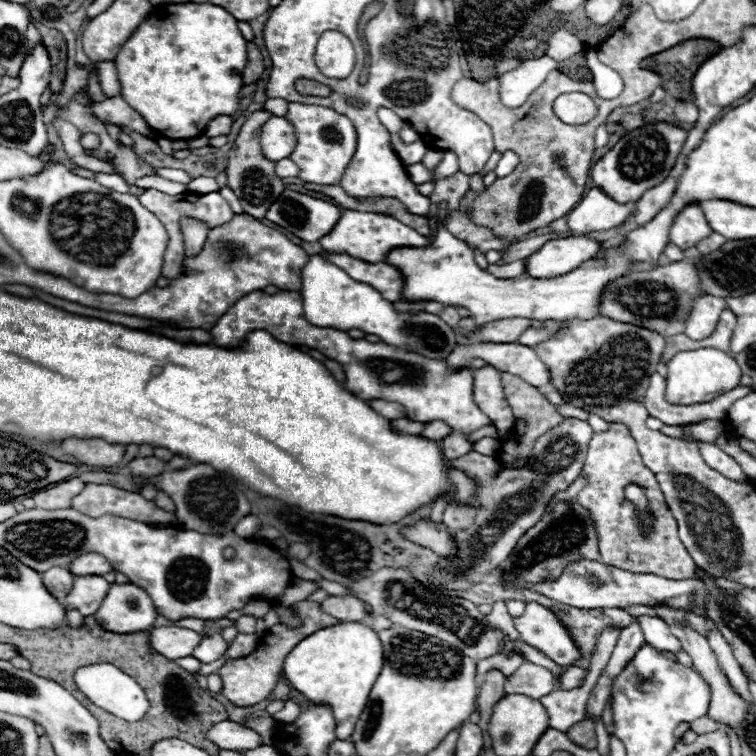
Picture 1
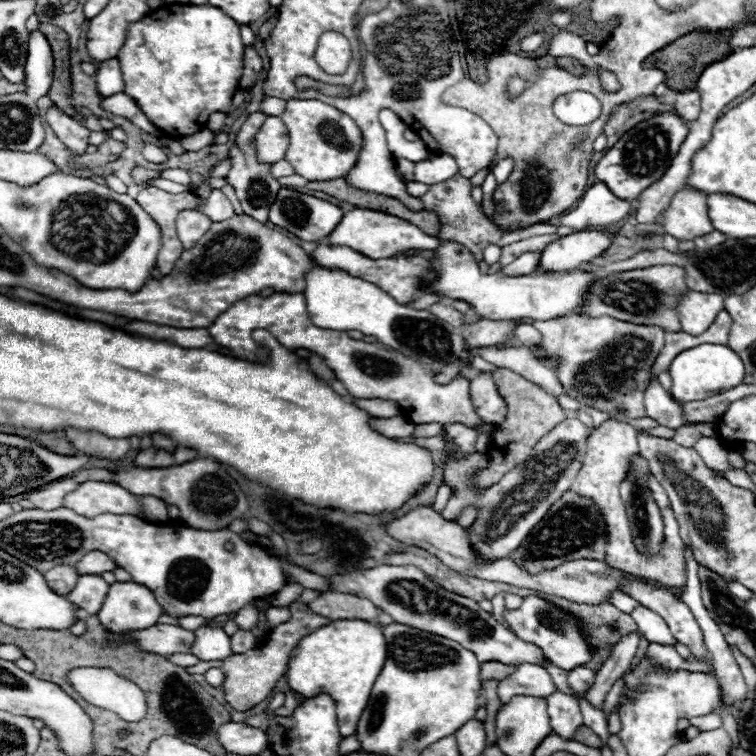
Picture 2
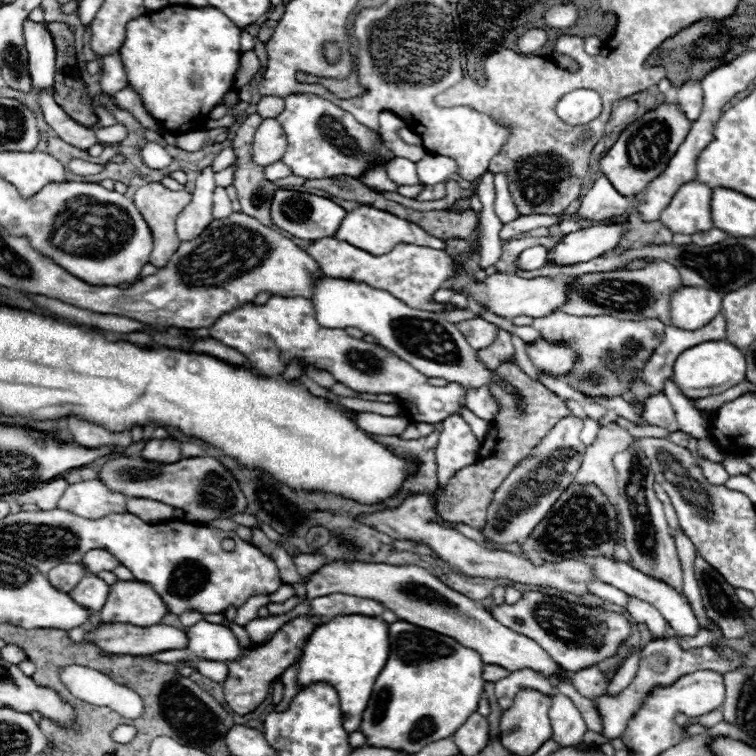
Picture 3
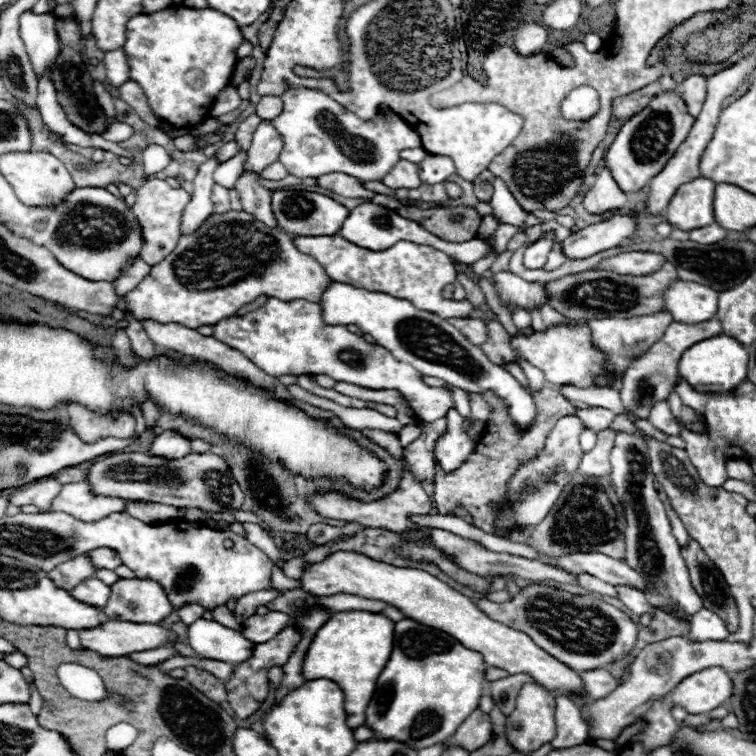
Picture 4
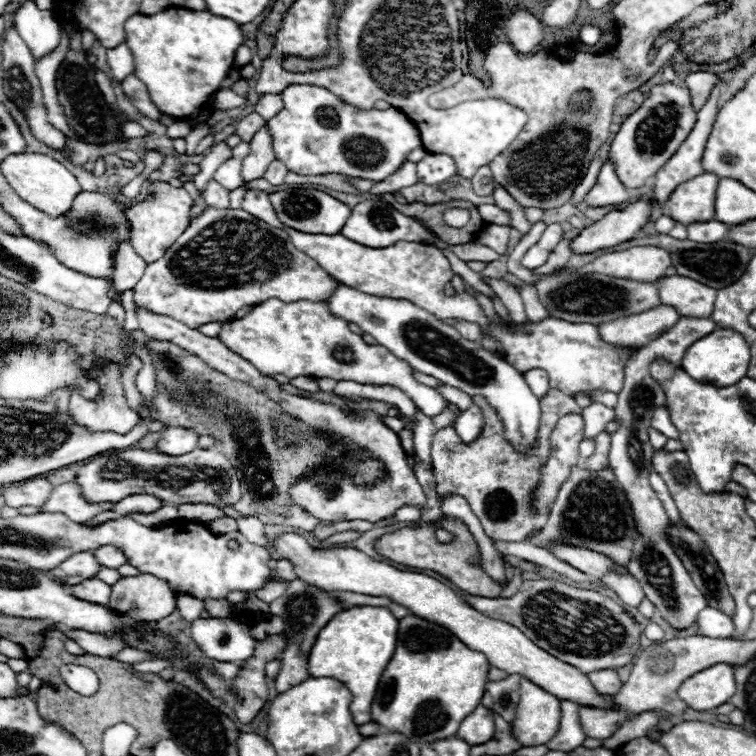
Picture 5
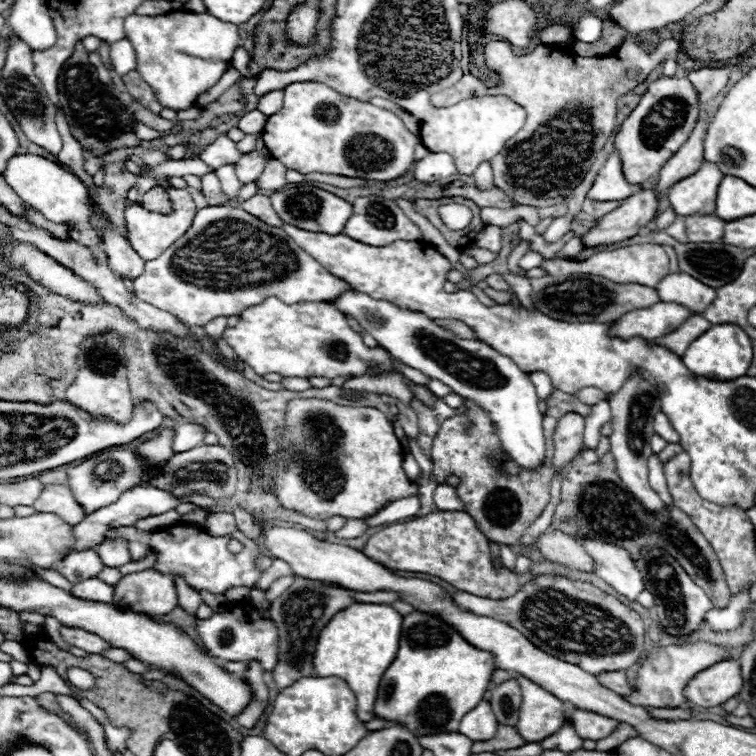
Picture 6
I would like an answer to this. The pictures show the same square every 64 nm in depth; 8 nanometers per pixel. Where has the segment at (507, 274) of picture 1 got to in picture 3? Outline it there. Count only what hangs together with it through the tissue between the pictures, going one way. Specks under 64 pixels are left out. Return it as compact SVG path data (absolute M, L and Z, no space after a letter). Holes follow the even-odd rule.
M532 246L532 248L526 248L522 254L520 254L520 268L522 270L538 270L542 266L546 266L546 260L548 260L548 248L544 246Z

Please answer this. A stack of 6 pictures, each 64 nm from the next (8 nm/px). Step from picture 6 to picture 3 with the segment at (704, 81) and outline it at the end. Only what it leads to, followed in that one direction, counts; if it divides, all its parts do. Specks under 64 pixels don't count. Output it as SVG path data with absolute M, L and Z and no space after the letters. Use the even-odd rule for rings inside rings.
M690 80L678 88L678 104L690 120L696 120L702 112L702 84Z

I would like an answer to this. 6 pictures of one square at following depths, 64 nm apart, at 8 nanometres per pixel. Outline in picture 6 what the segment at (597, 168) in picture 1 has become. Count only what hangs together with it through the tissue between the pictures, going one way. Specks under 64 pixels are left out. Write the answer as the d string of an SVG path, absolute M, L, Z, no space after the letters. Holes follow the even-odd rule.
M662 76L654 80L642 94L640 104L632 110L632 114L624 120L620 132L616 134L614 144L622 156L626 180L630 180L630 184L642 184L650 176L658 174L666 160L672 158L678 148L686 142L698 122L698 116L698 92L686 76Z

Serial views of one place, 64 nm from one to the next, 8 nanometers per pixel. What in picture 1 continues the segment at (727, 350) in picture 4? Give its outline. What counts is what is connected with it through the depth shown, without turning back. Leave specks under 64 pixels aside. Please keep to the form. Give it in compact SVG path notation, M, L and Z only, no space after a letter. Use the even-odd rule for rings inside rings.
M698 348L698 350L684 350L678 352L668 362L668 376L666 376L666 400L672 404L696 404L708 402L718 394L724 394L740 384L740 366L736 364L734 356L718 350L718 348Z

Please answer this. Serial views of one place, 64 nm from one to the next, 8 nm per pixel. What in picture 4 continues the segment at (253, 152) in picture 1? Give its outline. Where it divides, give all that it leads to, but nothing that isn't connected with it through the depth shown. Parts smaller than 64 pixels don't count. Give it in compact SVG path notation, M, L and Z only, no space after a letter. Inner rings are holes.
M250 114L246 120L240 122L238 130L236 130L236 142L240 148L248 150L250 148L250 142L252 142L252 134L256 132L258 124L262 122L262 118L258 114ZM242 174L240 180L236 182L236 190L240 192L244 212L252 214L256 220L264 222L270 228L278 226L270 206L272 192L258 184L258 174Z

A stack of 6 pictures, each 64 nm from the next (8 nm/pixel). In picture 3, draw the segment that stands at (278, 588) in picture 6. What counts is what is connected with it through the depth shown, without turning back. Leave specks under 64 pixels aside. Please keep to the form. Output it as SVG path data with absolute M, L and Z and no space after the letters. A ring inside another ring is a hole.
M260 594L260 596L250 596L240 608L238 608L238 614L236 614L236 624L240 626L246 626L250 620L254 620L258 616L258 608L266 606L270 602L270 596L268 594Z

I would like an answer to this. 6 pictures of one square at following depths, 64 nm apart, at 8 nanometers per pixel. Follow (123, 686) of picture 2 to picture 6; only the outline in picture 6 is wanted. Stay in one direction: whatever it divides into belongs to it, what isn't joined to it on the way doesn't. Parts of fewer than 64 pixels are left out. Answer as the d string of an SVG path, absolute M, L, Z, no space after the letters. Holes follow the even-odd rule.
M70 668L68 670L68 682L74 686L74 688L80 688L80 690L88 690L94 686L94 678L90 672L82 670L82 668Z

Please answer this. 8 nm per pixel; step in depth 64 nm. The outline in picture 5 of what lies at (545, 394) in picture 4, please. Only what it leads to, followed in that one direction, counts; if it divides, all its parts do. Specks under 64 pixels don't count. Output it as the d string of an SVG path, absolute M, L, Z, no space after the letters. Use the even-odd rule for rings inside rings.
M550 388L548 394L540 400L542 418L538 430L540 434L538 450L534 452L534 456L520 456L504 440L504 426L496 416L496 412L486 404L486 400L482 398L474 398L474 400L484 416L484 424L476 440L464 442L458 436L454 424L438 430L438 434L432 440L432 472L436 478L436 490L438 494L454 492L466 498L472 512L480 518L484 532L492 540L522 542L526 540L528 532L536 522L536 510L532 500L540 484L540 468L546 464L550 456L550 432L554 430L560 416L580 414L582 408L576 404L572 396Z

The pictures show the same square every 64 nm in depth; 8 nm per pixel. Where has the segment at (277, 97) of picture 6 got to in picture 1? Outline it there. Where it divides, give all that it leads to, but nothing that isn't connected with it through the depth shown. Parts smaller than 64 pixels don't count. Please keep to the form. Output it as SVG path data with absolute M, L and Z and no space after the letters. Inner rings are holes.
M268 98L264 102L264 110L272 112L274 116L284 116L288 112L288 102L282 98Z

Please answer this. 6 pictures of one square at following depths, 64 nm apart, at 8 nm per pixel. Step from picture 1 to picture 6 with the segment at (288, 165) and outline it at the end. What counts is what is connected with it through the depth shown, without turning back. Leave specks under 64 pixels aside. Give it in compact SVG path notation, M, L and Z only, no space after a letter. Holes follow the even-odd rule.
M268 160L264 172L260 174L260 180L258 180L258 186L262 190L280 190L282 186L286 186L286 166L278 160Z

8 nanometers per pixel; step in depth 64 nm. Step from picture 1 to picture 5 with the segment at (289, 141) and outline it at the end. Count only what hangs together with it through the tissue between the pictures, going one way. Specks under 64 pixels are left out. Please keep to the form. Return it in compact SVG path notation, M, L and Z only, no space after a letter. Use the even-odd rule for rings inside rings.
M264 126L250 140L250 154L242 160L242 170L240 170L242 180L250 182L250 180L256 180L256 178L262 178L262 174L266 172L266 168L272 160L276 160L276 156L274 156L274 150L272 150L268 126Z

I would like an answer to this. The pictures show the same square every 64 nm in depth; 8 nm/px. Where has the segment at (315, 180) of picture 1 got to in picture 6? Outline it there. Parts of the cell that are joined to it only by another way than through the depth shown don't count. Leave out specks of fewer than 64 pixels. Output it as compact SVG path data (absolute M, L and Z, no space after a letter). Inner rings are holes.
M294 82L286 86L284 106L280 108L280 112L268 116L262 130L262 138L272 158L280 160L286 168L298 170L302 174L324 172L324 174L338 174L338 176L378 180L378 182L398 180L400 176L404 176L416 162L414 146L418 142L418 136L414 136L396 114L382 110L370 102L360 102L342 96L320 82Z

